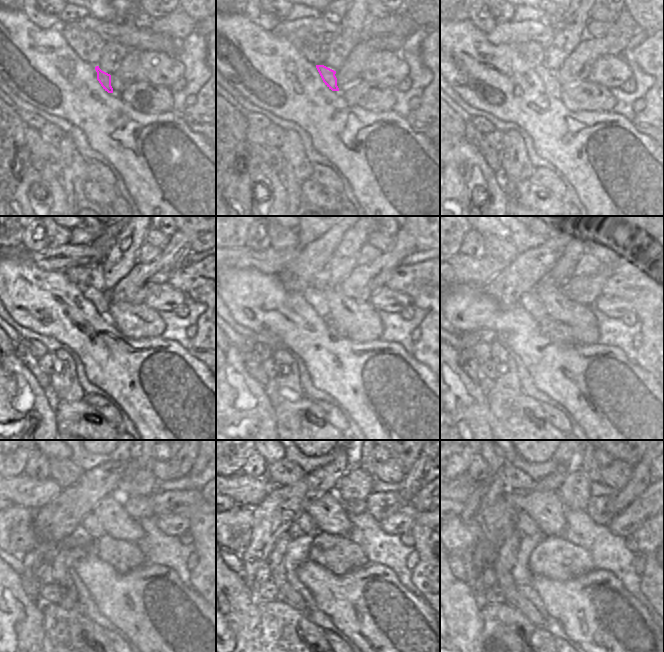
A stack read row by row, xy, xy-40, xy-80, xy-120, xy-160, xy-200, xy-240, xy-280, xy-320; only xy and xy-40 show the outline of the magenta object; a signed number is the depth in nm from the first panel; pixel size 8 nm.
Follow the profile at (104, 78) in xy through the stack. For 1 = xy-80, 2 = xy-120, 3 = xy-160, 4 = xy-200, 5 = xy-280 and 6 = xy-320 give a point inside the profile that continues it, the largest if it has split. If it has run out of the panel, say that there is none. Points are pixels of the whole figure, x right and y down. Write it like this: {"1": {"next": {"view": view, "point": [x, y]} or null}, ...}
{"1": {"next": {"view": "xy-80", "point": [549, 78]}}, "2": {"next": {"view": "xy-120", "point": [100, 299]}}, "3": {"next": {"view": "xy-160", "point": [315, 296]}}, "4": {"next": {"view": "xy-200", "point": [531, 302]}}, "5": {"next": {"view": "xy-280", "point": [306, 525]}}, "6": {"next": {"view": "xy-320", "point": [524, 524]}}}

